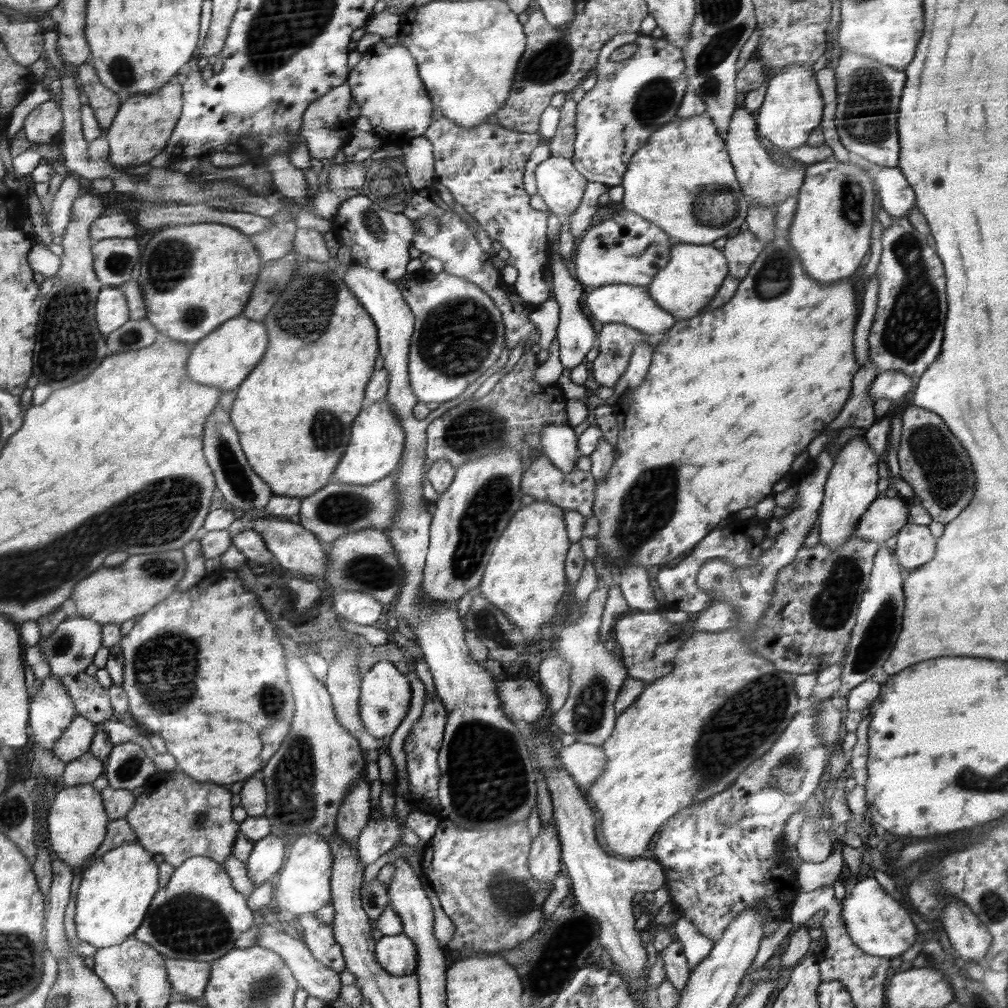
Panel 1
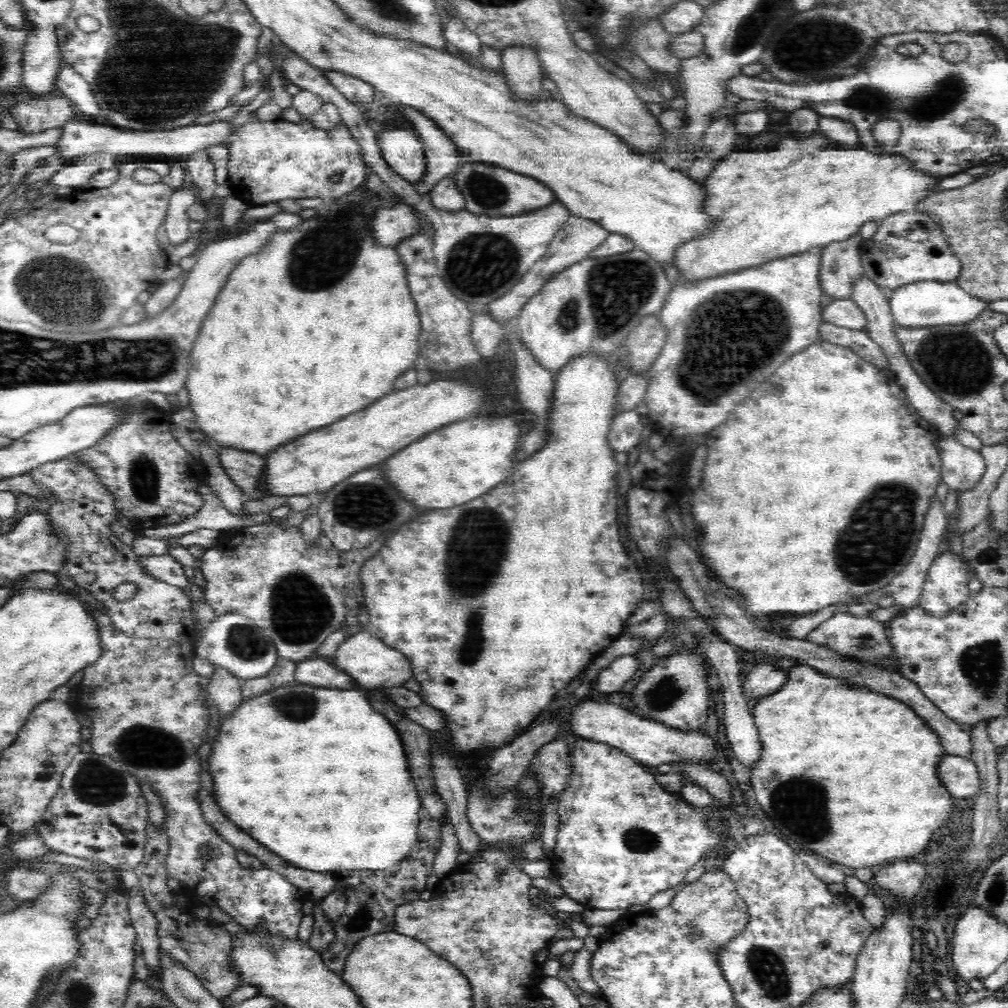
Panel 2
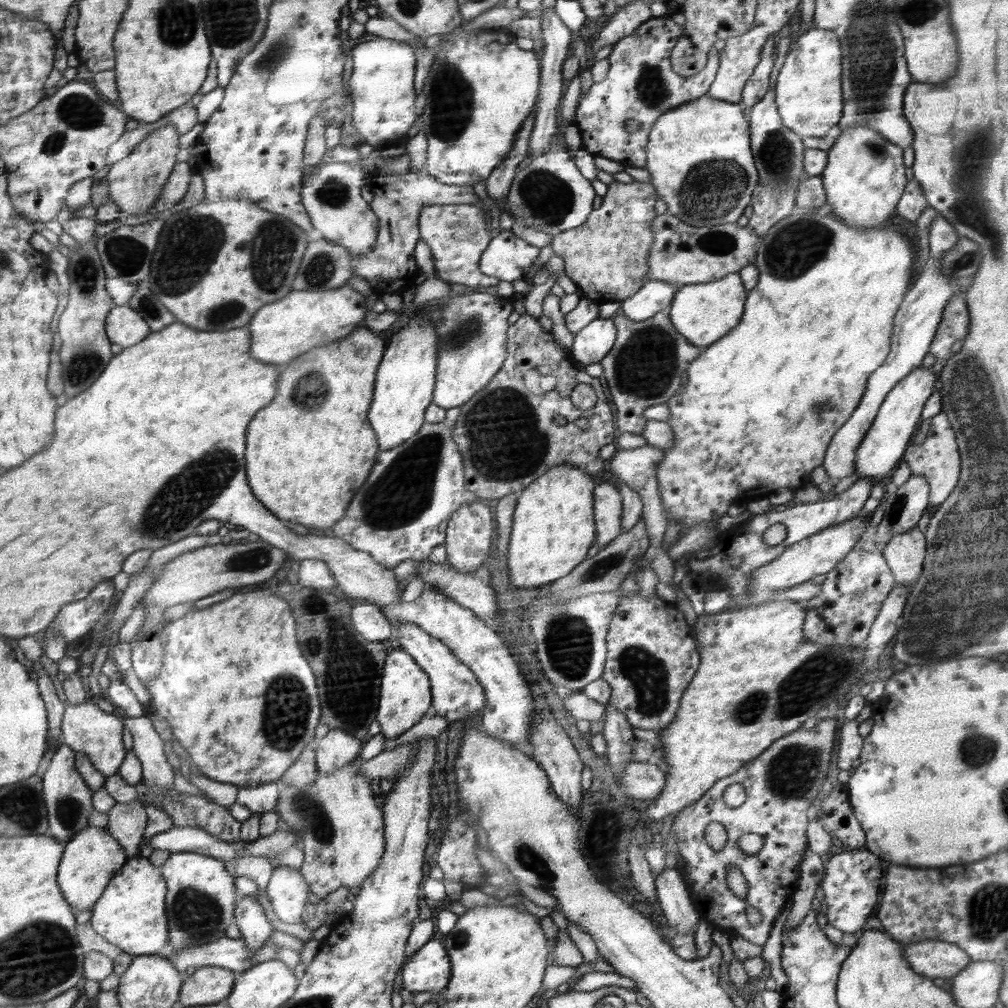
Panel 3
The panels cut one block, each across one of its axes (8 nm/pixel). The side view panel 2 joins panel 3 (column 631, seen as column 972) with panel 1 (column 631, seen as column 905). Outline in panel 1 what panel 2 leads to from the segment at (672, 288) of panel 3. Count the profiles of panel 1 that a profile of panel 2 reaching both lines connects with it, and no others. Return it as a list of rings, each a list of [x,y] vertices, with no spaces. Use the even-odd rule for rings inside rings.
[[[618,284],[591,288],[590,293],[586,295],[586,306],[588,306],[596,320],[600,320],[602,323],[624,323],[653,337],[668,331],[677,321],[672,313],[660,308],[652,300],[648,290],[633,285]]]

